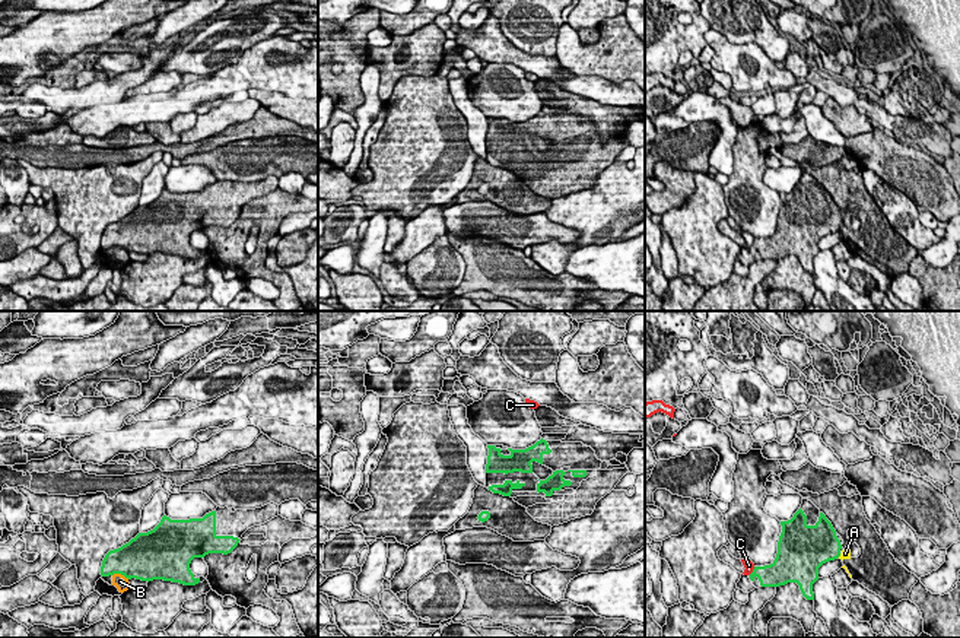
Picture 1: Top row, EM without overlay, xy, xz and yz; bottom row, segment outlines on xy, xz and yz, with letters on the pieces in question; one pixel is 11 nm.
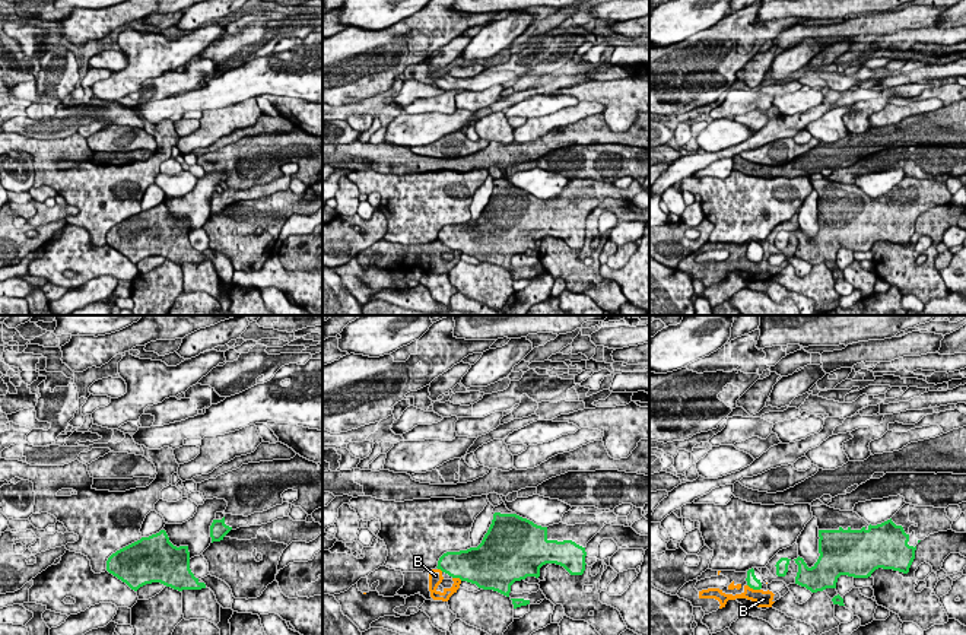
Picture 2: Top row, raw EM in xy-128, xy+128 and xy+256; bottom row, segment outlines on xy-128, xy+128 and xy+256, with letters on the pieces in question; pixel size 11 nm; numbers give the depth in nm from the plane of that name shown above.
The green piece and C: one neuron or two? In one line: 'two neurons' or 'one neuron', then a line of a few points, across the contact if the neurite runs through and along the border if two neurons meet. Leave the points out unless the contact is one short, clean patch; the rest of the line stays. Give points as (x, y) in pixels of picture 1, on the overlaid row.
two neurons; line yz (755, 567), (749, 574)

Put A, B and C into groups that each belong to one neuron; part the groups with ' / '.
A B / C

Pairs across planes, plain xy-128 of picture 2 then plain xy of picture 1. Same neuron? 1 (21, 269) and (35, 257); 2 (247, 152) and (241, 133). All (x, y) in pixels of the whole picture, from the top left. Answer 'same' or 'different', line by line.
1: same
2: different

